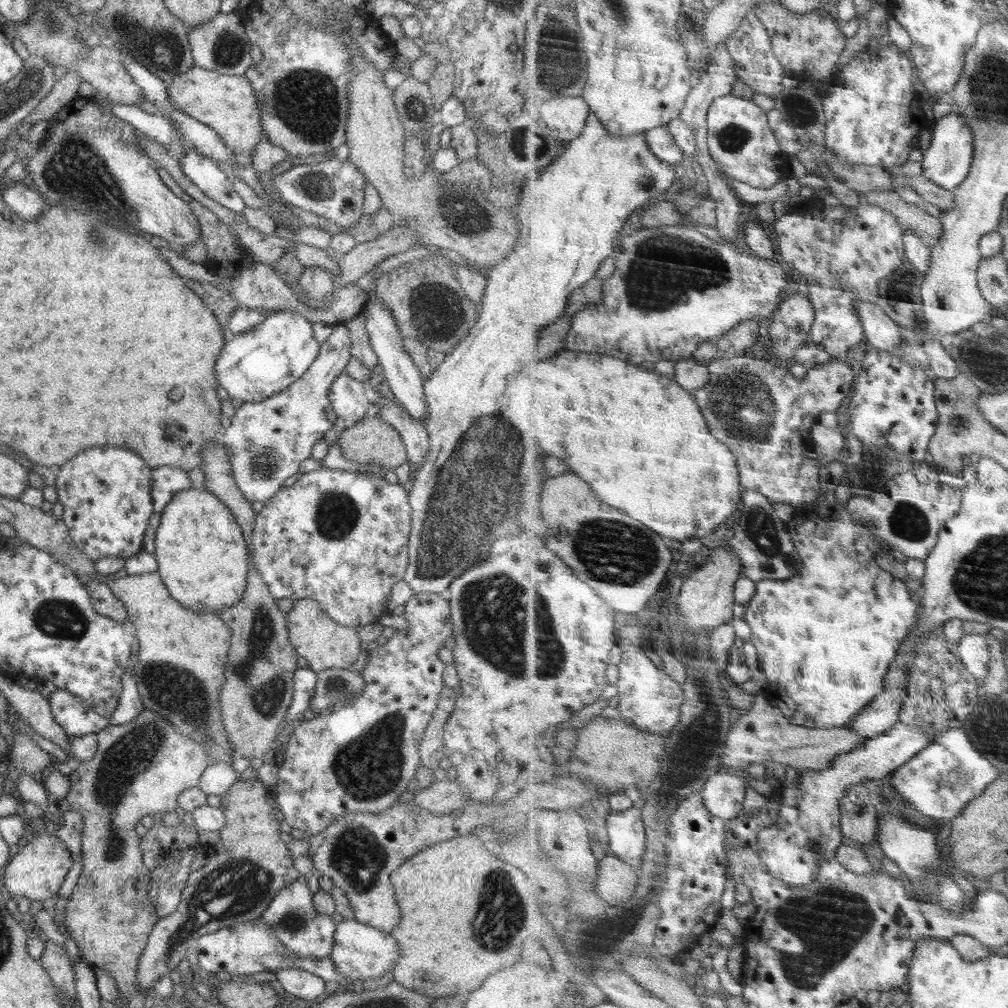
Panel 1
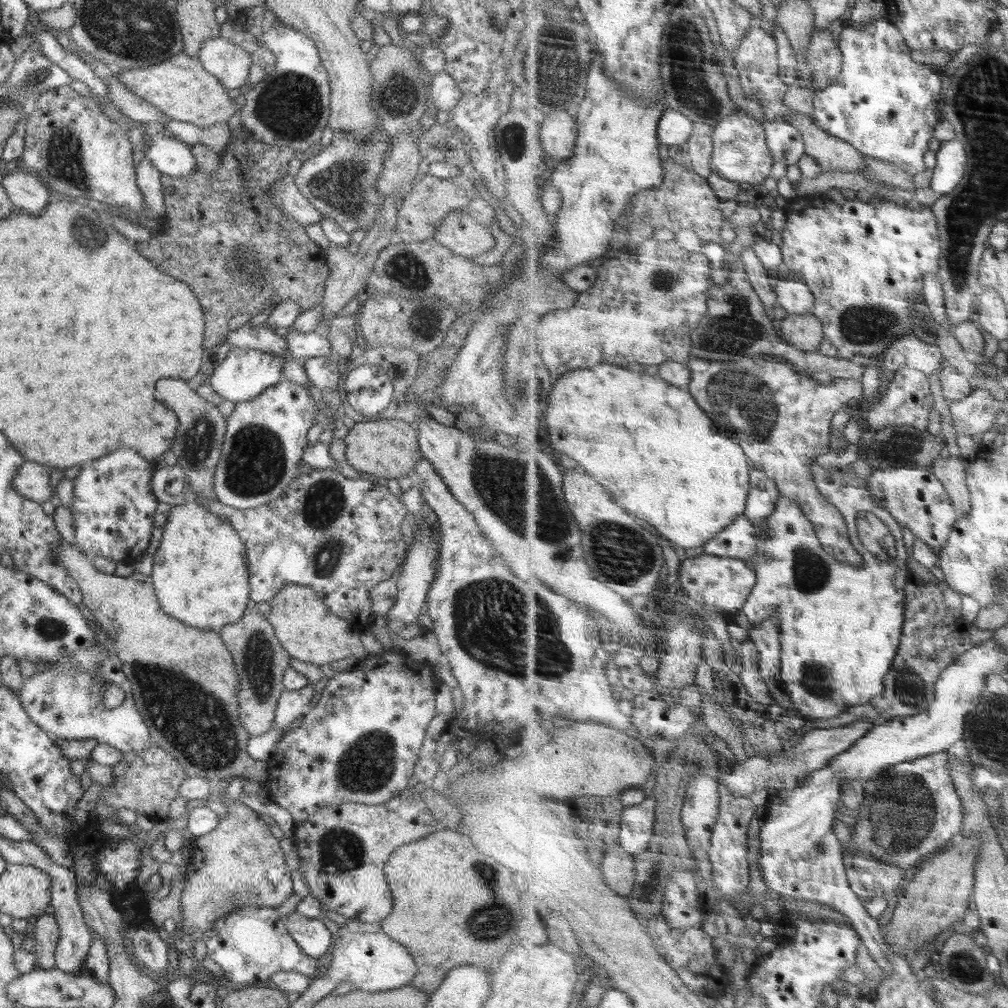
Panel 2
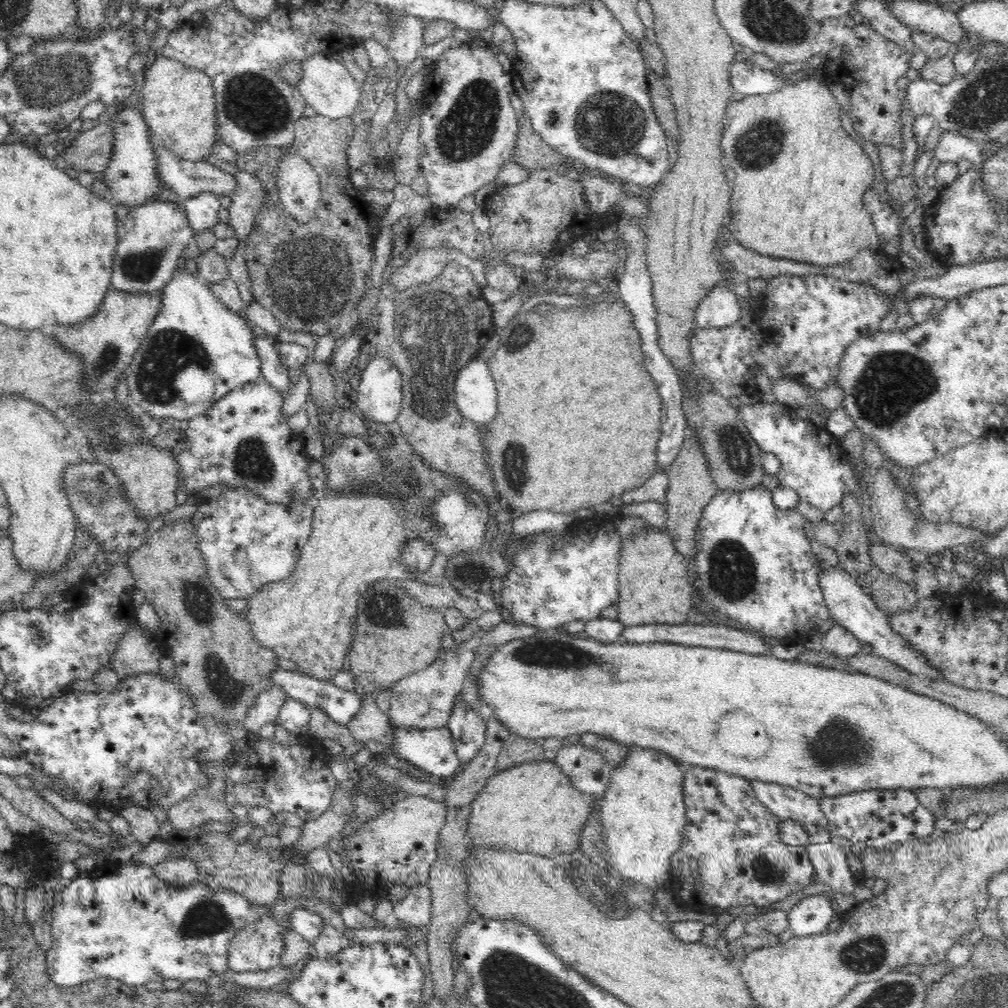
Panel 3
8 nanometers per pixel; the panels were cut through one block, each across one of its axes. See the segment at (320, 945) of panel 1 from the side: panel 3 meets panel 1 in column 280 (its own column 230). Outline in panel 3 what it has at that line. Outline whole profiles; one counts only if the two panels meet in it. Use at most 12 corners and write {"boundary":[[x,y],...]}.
{"boundary":[[106,860],[52,905],[50,979],[204,980],[260,920]]}

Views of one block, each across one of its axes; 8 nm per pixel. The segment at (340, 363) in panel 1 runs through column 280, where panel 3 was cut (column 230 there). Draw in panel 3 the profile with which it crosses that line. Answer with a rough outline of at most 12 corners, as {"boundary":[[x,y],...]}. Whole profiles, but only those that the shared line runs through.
{"boundary":[[262,378],[184,430],[185,491],[316,508],[304,437]]}

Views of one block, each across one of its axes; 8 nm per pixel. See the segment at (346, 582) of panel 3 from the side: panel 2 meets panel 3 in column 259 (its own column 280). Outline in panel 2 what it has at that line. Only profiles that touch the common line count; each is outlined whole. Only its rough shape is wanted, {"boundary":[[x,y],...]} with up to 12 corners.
{"boundary":[[286,584],[267,619],[290,657],[368,655],[312,588]]}

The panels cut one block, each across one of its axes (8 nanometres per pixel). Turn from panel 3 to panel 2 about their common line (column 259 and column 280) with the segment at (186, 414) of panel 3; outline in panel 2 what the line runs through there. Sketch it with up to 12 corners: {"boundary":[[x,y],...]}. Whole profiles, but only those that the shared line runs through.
{"boundary":[[234,347],[207,381],[225,400],[256,398],[284,357]]}

